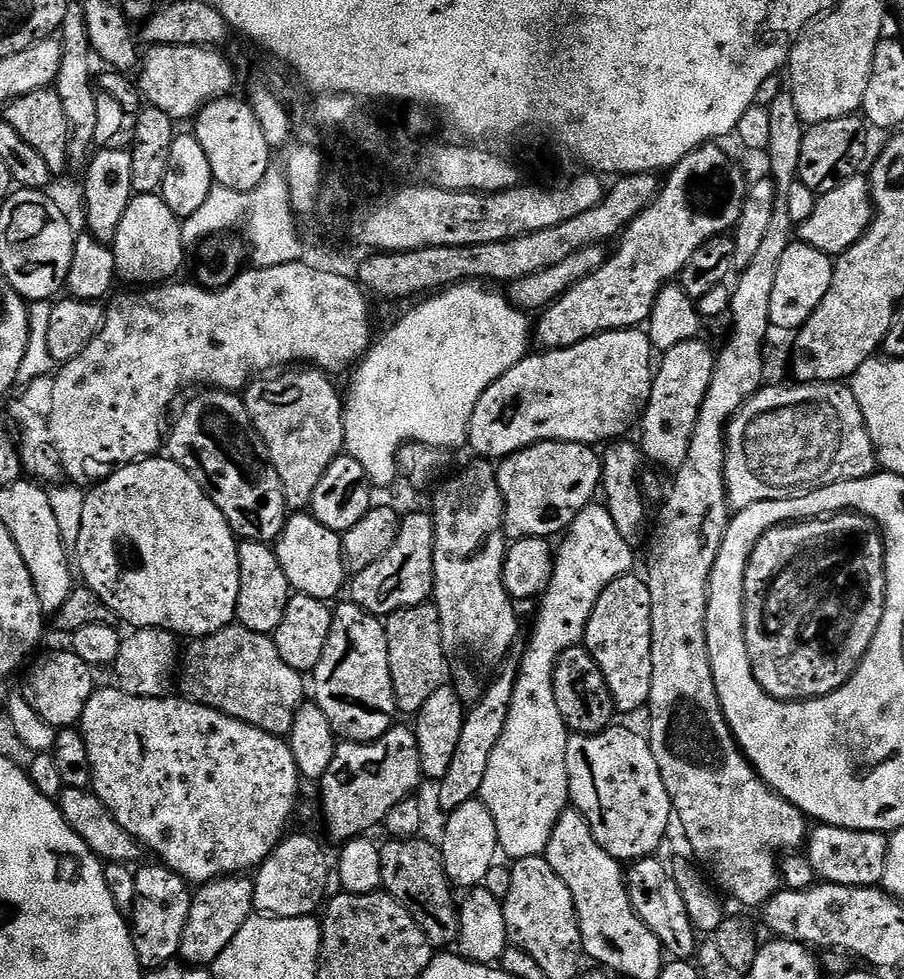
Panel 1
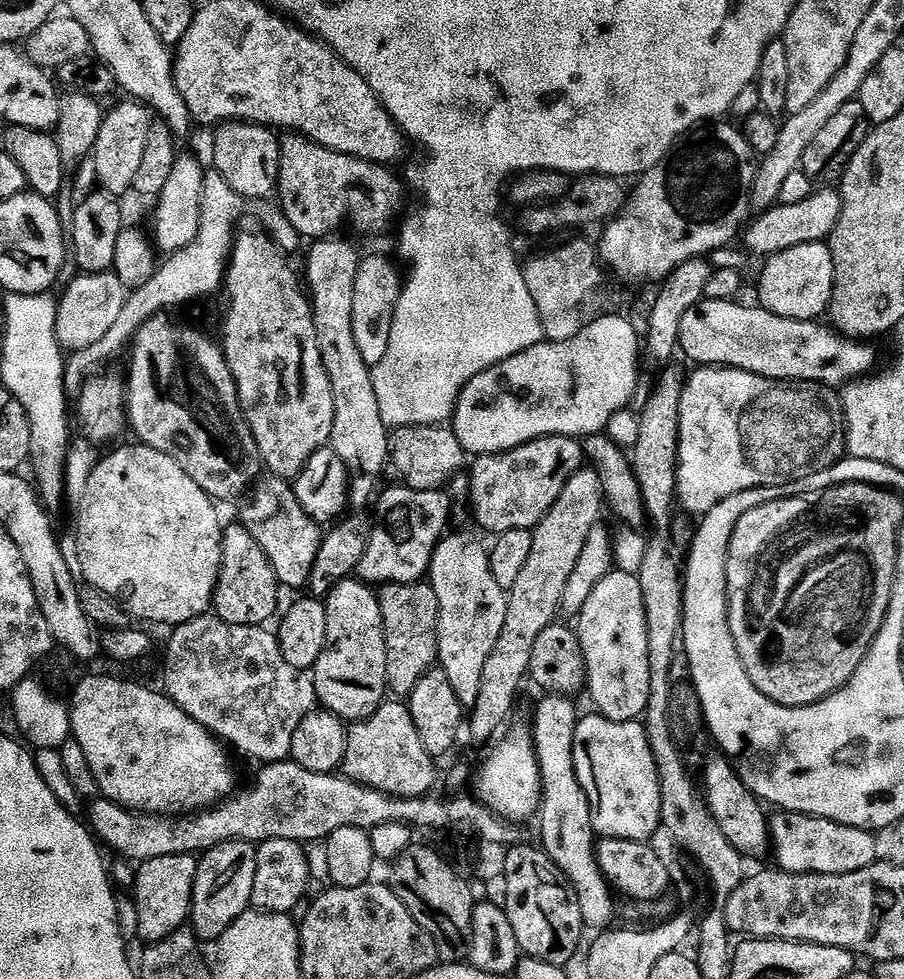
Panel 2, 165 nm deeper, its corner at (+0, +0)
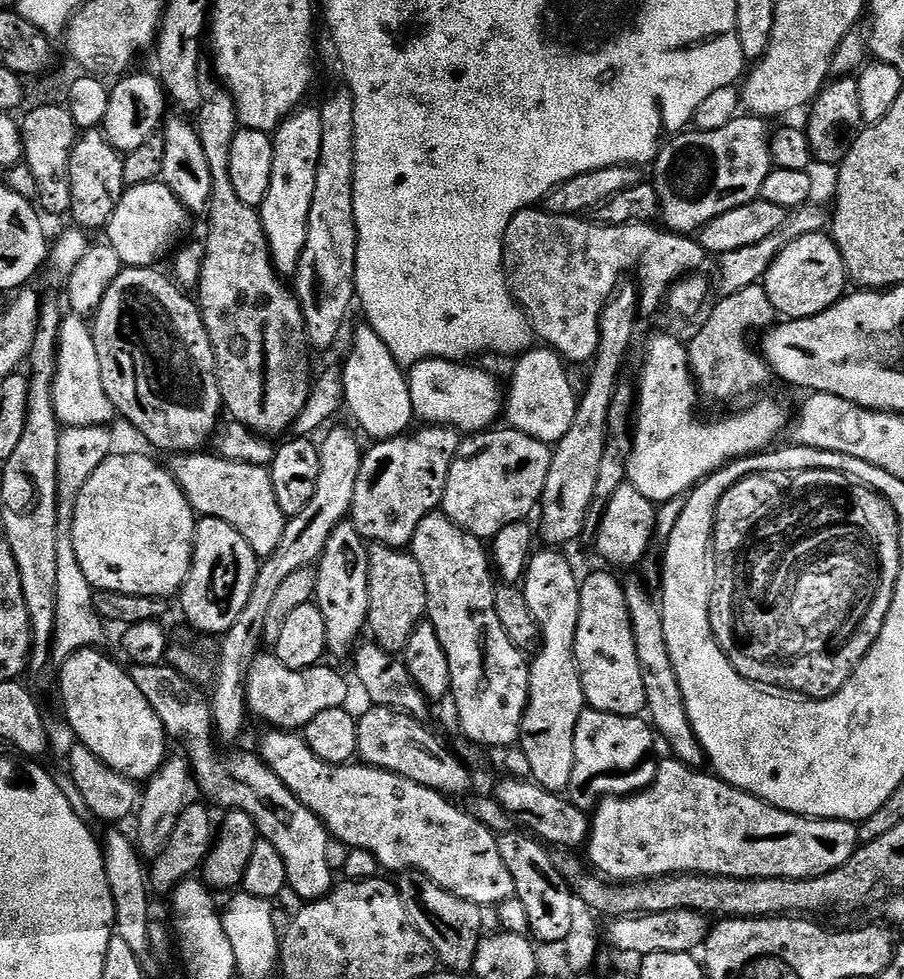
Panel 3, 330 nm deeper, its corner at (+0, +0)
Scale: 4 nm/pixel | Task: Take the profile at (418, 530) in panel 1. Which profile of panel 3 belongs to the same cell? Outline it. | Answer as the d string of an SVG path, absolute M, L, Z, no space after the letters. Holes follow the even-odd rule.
M420 426L417 432L414 431L392 440L373 443L373 448L369 452L367 449L360 457L358 482L354 482L354 502L350 521L365 542L384 544L388 548L407 549L422 518L437 511L444 501L446 478L450 474L456 449L460 447L461 433L452 427L439 426Z

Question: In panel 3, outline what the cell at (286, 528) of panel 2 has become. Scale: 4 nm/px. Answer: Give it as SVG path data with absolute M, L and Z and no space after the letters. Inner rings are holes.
M176 454L171 457L170 471L193 512L230 522L230 526L250 542L256 557L274 554L282 540L286 518L282 506L278 506L278 498L274 498L268 468L226 460L216 454L204 455Z

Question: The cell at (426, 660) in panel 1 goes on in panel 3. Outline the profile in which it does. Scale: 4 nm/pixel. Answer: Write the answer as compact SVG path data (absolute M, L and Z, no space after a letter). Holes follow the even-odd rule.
M372 544L367 549L369 586L367 590L367 629L372 632L373 643L392 655L401 653L410 634L425 619L428 609L426 582L422 578L422 566L411 551L388 548L384 544Z

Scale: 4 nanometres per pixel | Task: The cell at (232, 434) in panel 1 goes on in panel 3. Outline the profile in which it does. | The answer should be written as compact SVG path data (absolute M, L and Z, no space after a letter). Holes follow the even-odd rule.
M123 267L114 282L110 283L106 290L105 297L102 298L95 315L91 317L90 327L93 334L94 346L97 347L99 369L102 376L102 386L106 390L106 397L113 404L117 413L123 415L154 447L160 452L167 454L196 454L201 451L200 448L212 436L212 431L216 428L216 419L222 416L222 401L220 398L220 387L218 387L218 378L216 377L216 359L212 343L208 337L208 331L204 329L204 319L200 317L200 309L197 301L192 300L191 295L185 294L167 275L163 276L155 267L151 268L130 268Z

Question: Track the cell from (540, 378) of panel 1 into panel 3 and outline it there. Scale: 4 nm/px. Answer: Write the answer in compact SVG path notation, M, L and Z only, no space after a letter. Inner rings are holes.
M424 359L411 365L407 380L415 417L423 423L452 427L462 434L487 431L504 408L504 390L488 373L461 361Z

